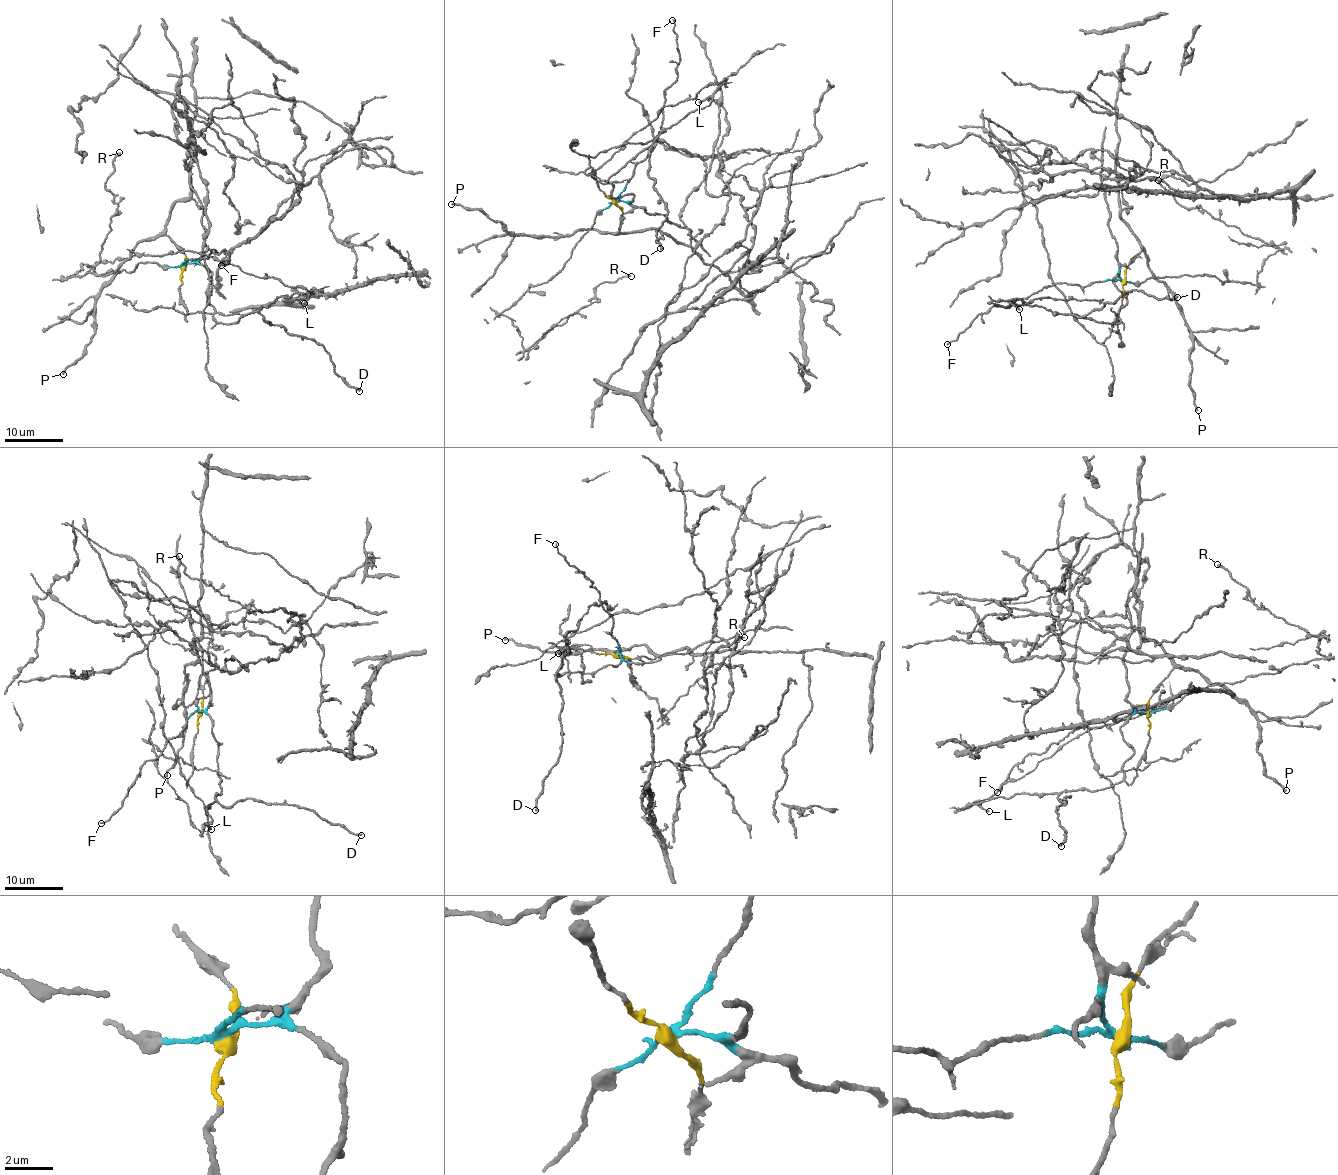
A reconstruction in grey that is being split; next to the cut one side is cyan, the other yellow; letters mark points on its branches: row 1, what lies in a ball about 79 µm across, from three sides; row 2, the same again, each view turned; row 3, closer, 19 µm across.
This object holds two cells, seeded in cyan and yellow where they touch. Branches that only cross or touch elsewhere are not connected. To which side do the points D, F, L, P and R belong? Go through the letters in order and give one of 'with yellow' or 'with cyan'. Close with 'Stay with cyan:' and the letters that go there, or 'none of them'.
D: with cyan
F: with cyan
L: with cyan
P: with yellow
R: with cyan
Stay with cyan: D, F, L, R

